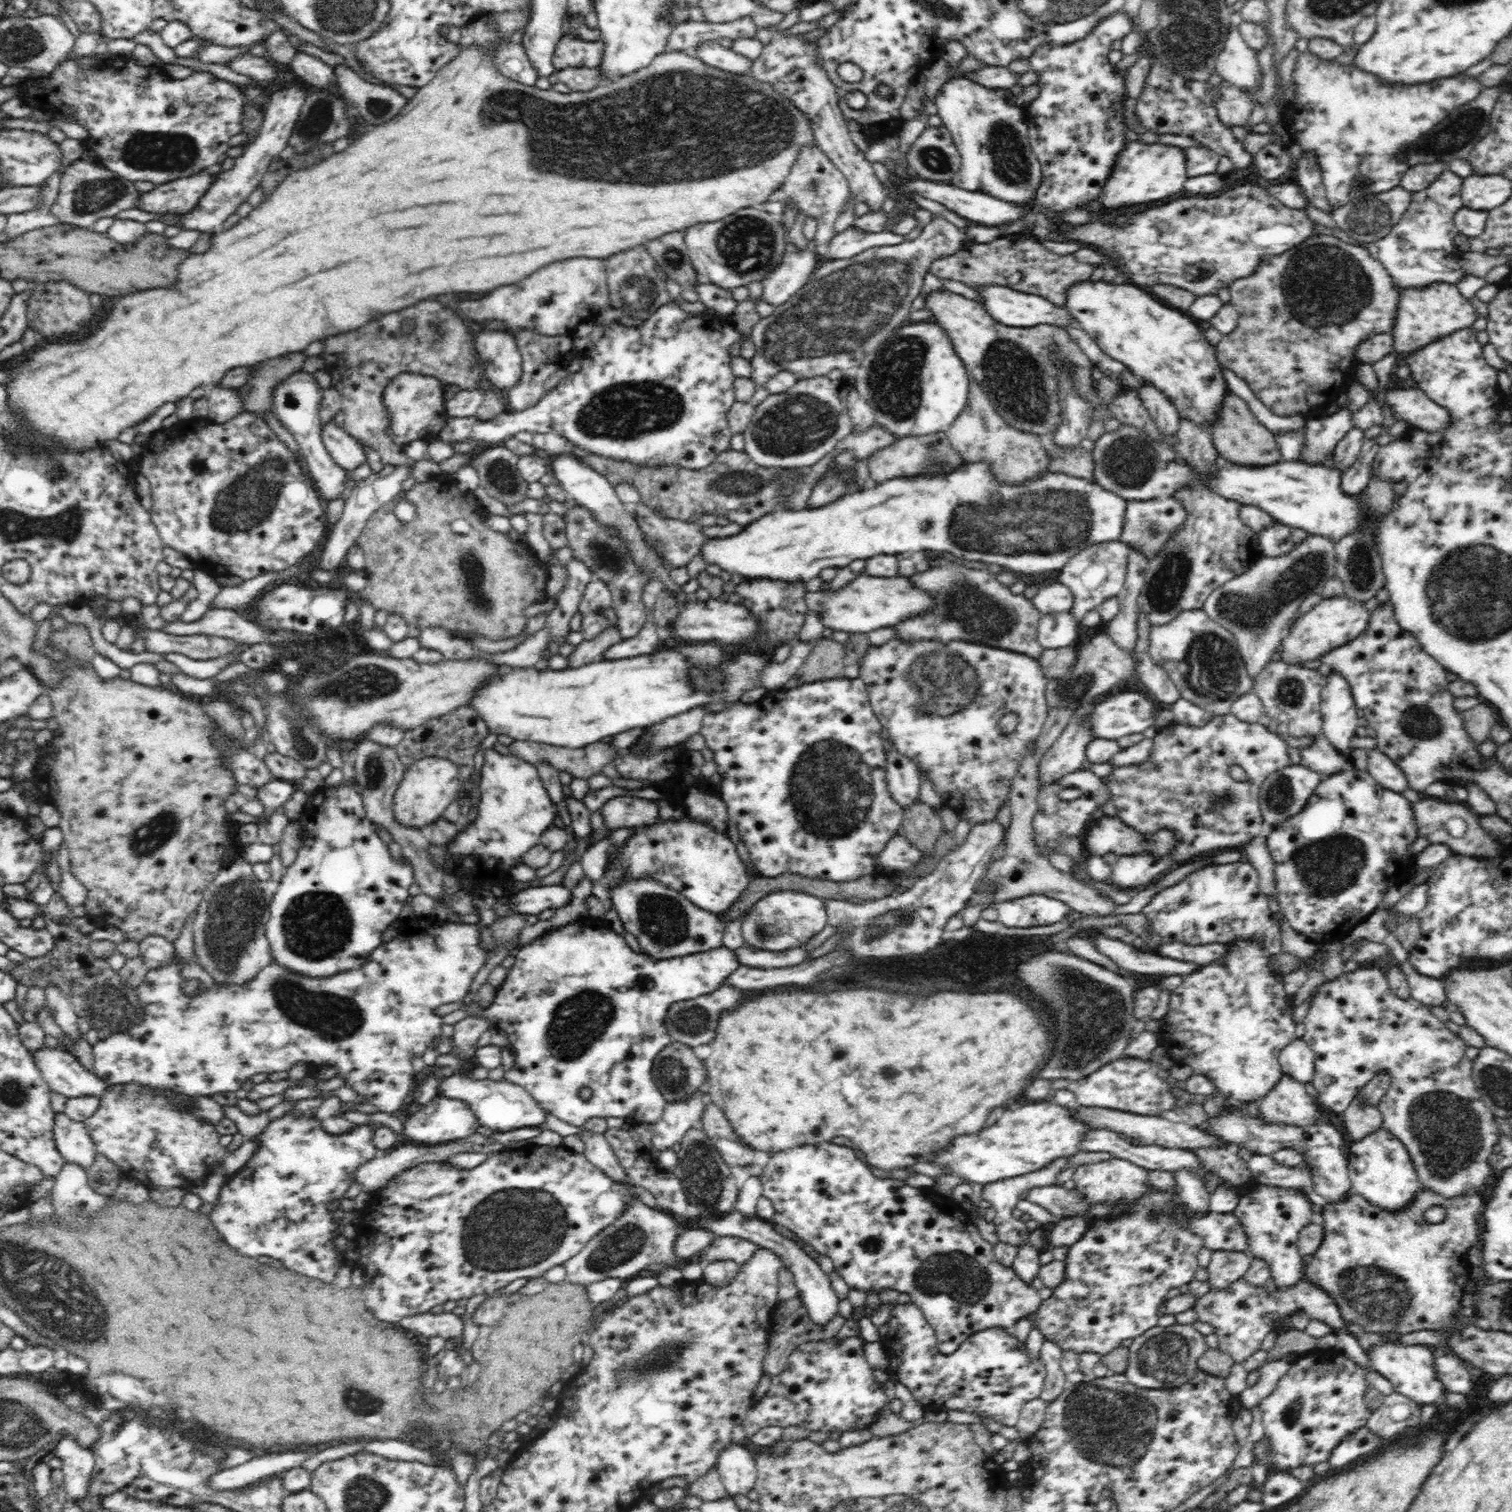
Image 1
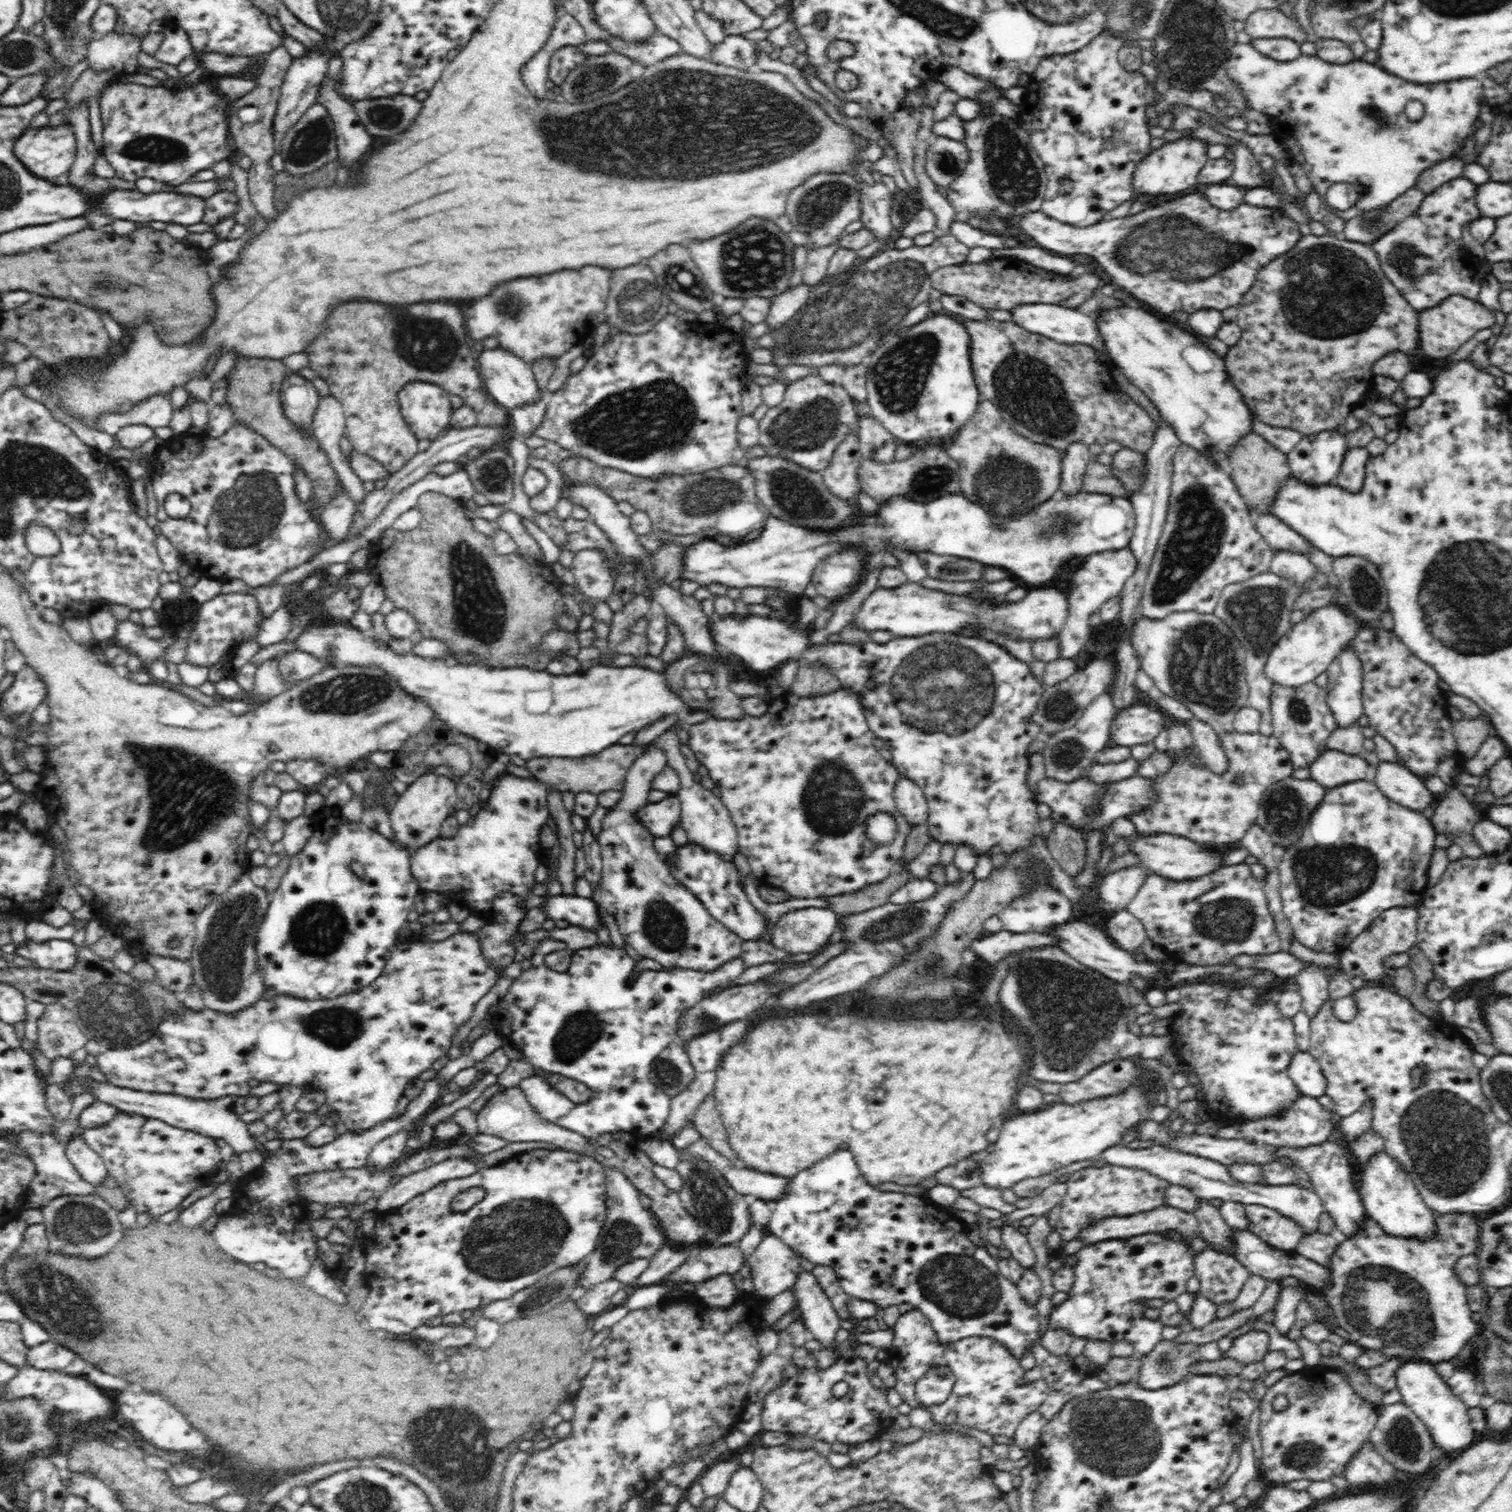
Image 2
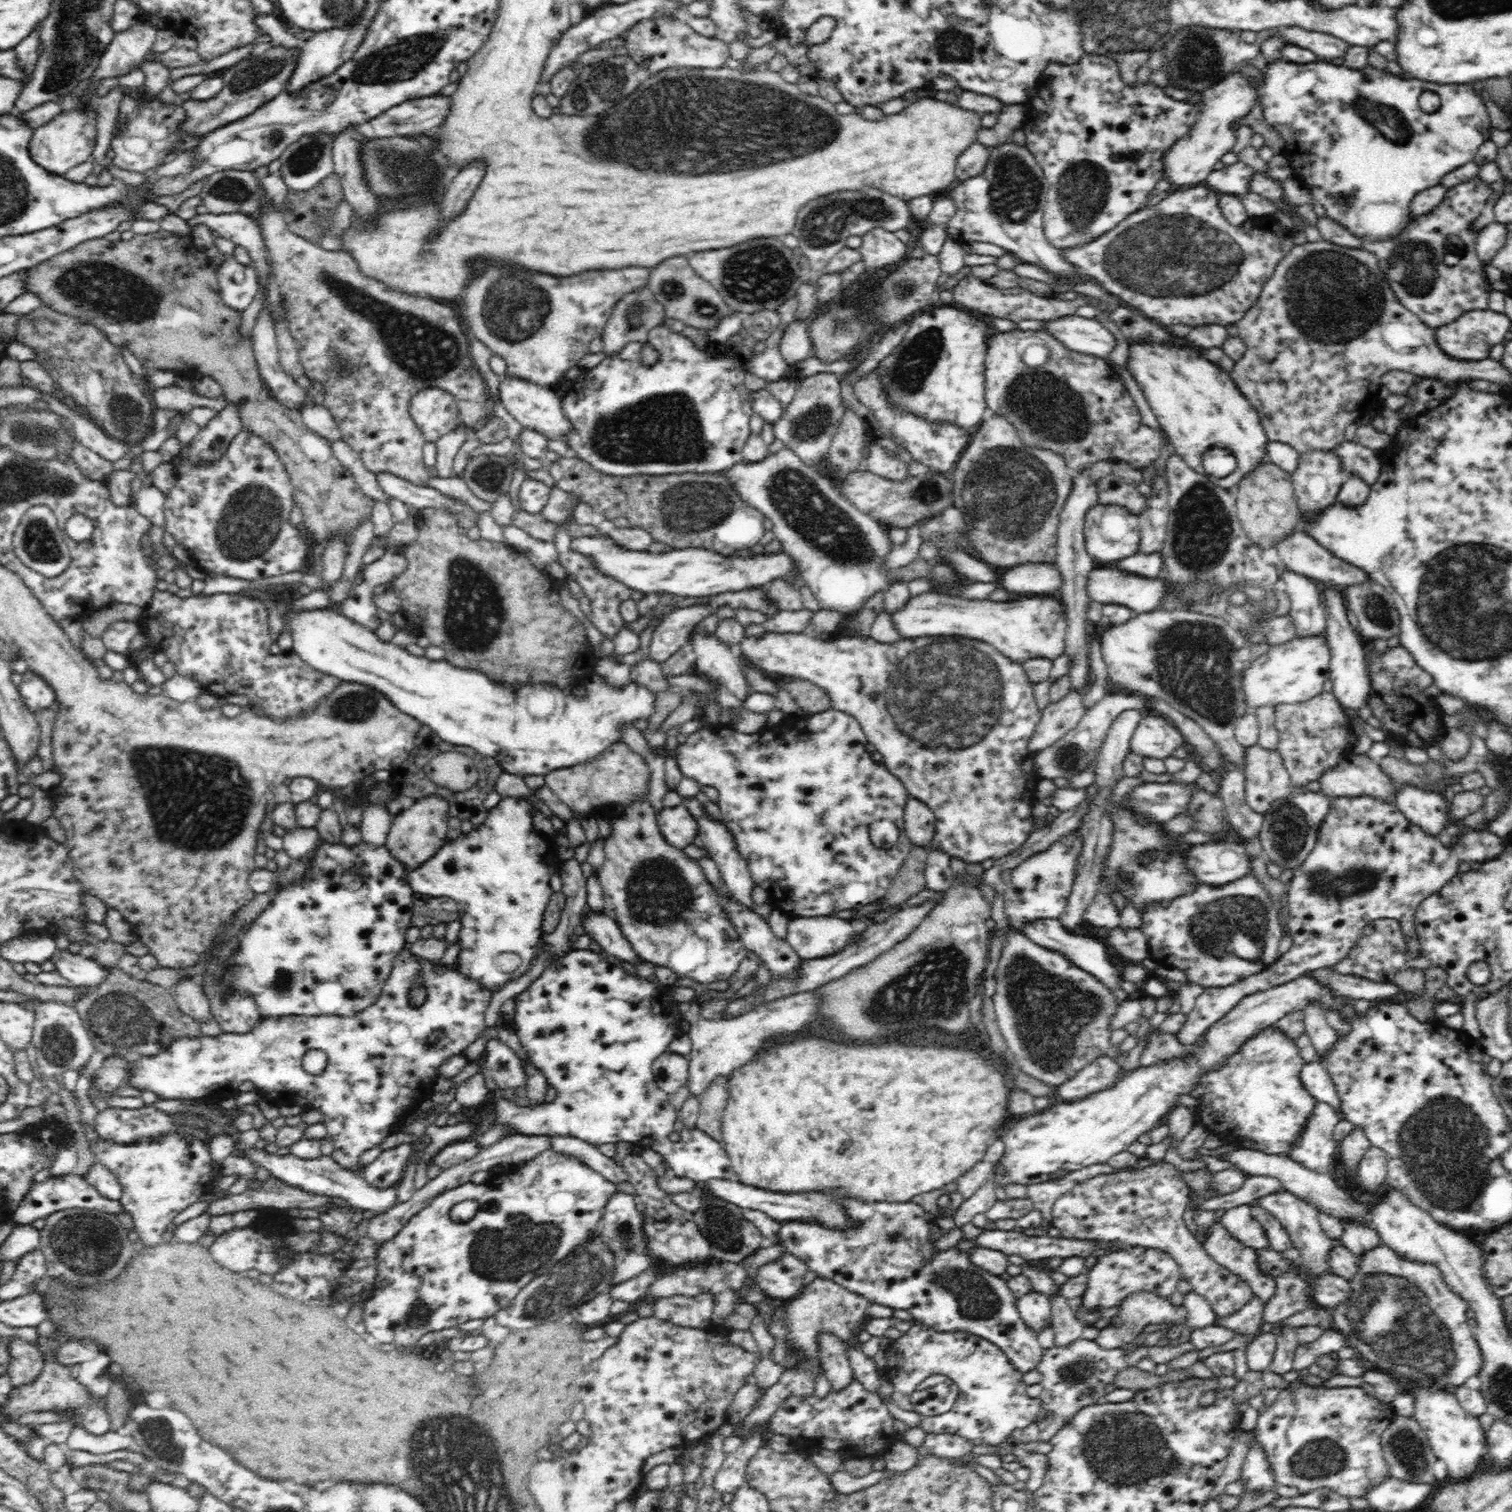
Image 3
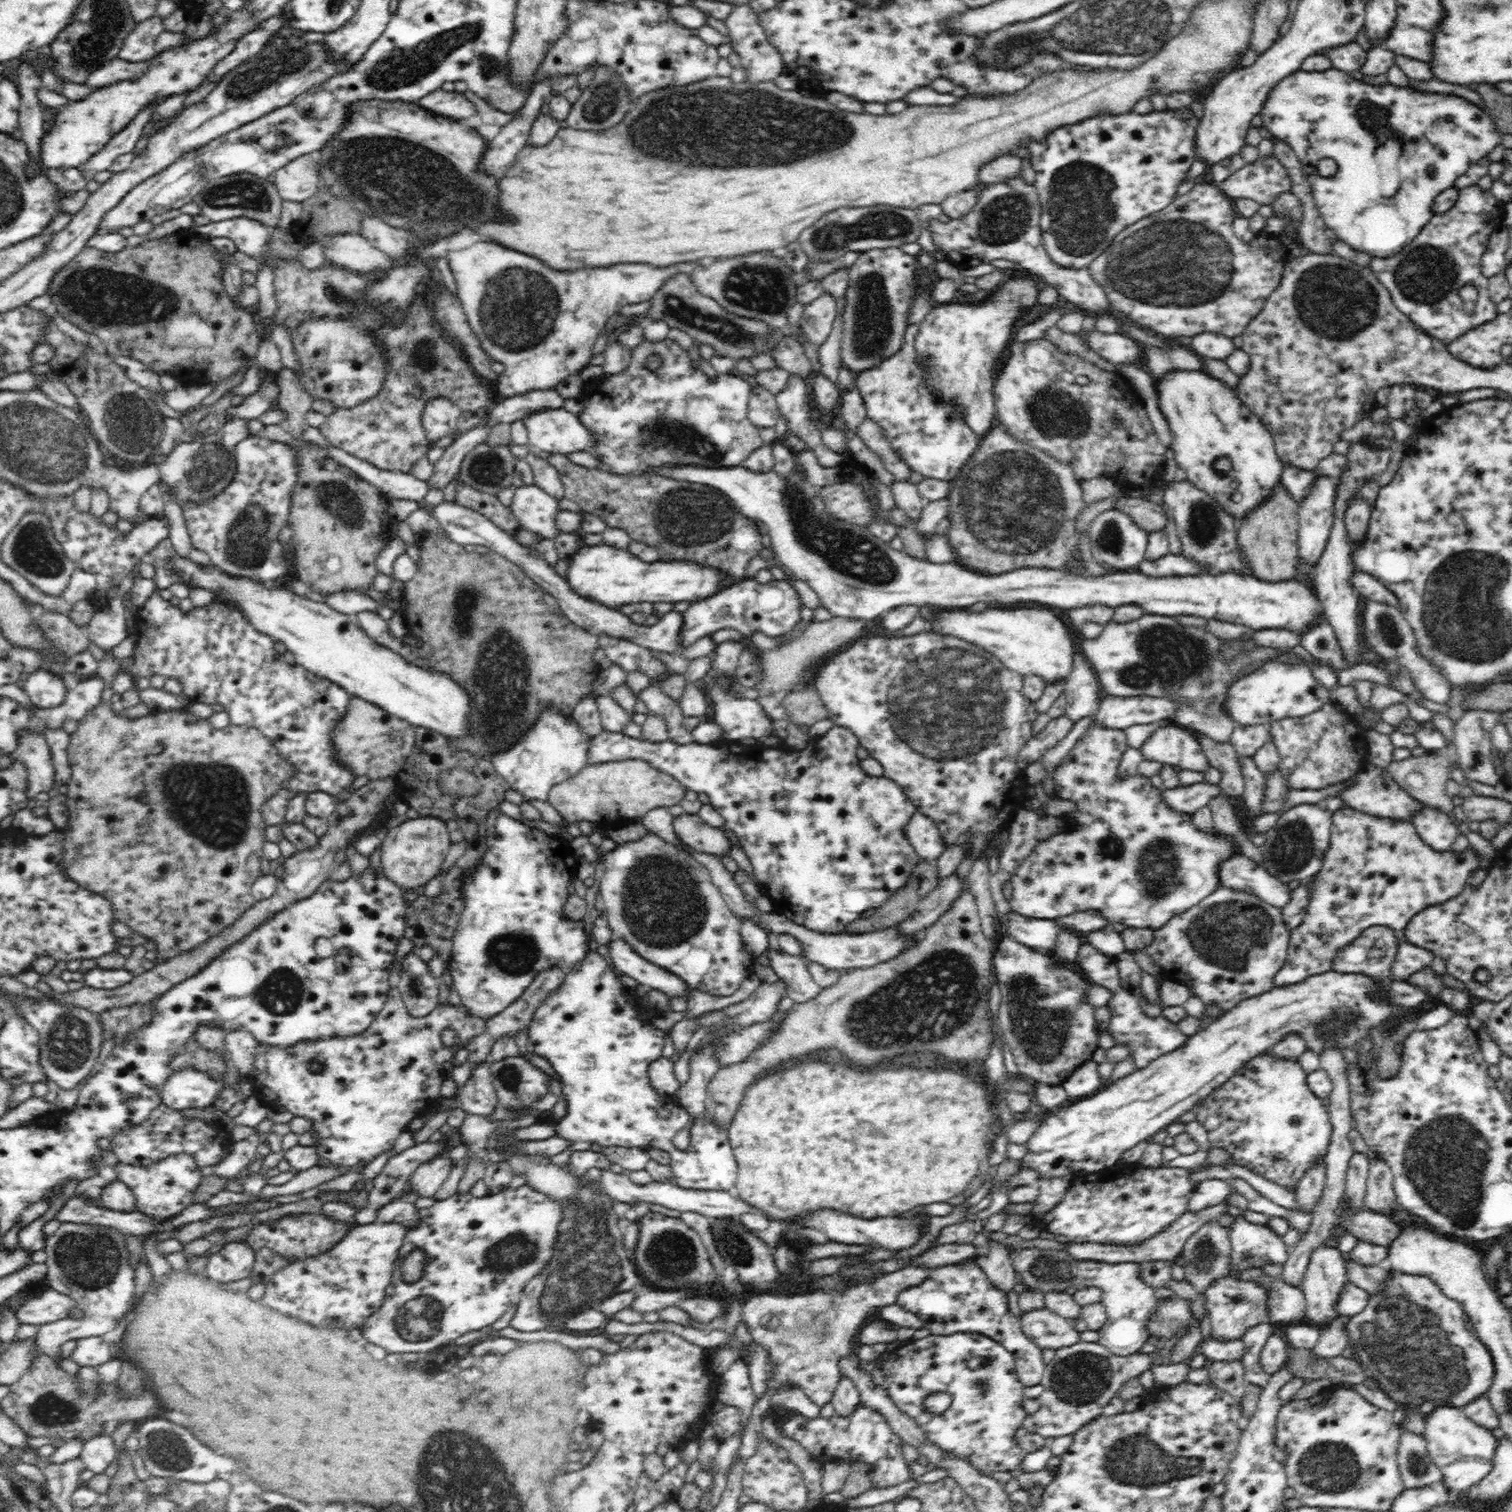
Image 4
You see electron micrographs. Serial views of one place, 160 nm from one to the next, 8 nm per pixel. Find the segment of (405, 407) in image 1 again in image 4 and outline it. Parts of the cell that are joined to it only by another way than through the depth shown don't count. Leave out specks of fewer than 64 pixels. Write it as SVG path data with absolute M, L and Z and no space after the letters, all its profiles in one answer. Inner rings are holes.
M446 397L433 398L426 404L422 414L422 425L430 444L455 432L461 410Z

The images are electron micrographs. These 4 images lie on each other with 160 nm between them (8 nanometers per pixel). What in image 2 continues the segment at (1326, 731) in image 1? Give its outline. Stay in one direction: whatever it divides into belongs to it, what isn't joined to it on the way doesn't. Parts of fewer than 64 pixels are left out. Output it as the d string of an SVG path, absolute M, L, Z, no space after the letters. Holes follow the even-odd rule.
M1350 646L1327 668L1326 702L1338 727L1346 728L1364 719L1362 706L1362 661Z

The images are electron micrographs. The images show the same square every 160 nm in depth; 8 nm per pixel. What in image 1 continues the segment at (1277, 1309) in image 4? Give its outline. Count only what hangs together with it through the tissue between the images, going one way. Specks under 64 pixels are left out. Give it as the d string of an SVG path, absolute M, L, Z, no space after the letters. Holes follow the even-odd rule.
M1187 1170L1174 1172L1172 1175L1174 1175L1174 1188L1181 1204L1185 1204L1199 1216L1210 1214L1210 1192L1204 1187L1204 1179L1200 1178L1197 1172Z

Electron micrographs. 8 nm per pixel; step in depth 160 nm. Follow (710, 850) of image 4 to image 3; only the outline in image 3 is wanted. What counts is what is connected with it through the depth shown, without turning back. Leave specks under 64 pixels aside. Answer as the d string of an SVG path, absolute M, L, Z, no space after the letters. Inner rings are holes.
M680 804L666 807L656 816L662 837L671 847L683 849L693 844L698 832L698 823L686 806Z

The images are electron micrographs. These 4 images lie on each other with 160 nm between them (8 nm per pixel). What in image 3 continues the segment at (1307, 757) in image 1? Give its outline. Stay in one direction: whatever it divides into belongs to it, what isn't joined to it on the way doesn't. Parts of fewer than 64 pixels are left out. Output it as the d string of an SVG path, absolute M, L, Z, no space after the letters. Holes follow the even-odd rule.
M1367 754L1348 755L1336 768L1322 772L1318 781L1321 791L1330 798L1371 796L1395 804L1395 784Z

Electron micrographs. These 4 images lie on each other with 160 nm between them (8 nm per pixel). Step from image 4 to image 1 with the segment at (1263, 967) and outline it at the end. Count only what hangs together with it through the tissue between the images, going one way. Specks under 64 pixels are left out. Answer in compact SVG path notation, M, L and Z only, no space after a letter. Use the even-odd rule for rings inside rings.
M1249 862L1210 864L1158 892L1141 913L1164 943L1226 946L1236 938L1252 939L1260 941L1270 956L1280 954L1282 934L1270 911L1268 898L1262 895L1259 878L1258 871Z

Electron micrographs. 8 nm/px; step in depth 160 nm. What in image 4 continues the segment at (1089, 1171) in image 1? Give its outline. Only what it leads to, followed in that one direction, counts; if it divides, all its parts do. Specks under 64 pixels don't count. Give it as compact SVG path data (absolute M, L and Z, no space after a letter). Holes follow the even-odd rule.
M1117 1164L1100 1173L1088 1173L1078 1182L1072 1182L1064 1198L1042 1216L1046 1223L1045 1230L1066 1236L1068 1243L1086 1242L1100 1244L1133 1245L1160 1234L1174 1220L1188 1212L1188 1203L1194 1187L1189 1181L1190 1171L1187 1168L1160 1166L1158 1168L1139 1168L1132 1172L1125 1165ZM1222 1276L1214 1280L1206 1292L1202 1294L1205 1299L1205 1308L1209 1312L1211 1322L1211 1336L1215 1340L1241 1340L1242 1336L1256 1324L1271 1322L1266 1300L1268 1289L1254 1281L1236 1280L1230 1276Z

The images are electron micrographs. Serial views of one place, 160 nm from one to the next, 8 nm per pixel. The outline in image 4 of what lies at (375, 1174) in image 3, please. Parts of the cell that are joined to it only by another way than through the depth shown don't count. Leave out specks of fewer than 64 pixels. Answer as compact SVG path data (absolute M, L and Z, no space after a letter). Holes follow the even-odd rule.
M443 1141L436 1142L422 1142L416 1143L414 1146L407 1148L402 1153L396 1154L394 1157L390 1157L388 1163L382 1171L372 1180L373 1189L368 1195L368 1202L364 1208L357 1209L354 1214L355 1222L360 1224L372 1224L376 1220L376 1214L378 1210L388 1204L390 1200L398 1198L398 1196L404 1195L406 1192L411 1190L411 1176L418 1166L425 1164L426 1162L432 1161L434 1158L442 1157L446 1155L446 1150L450 1148L450 1144Z

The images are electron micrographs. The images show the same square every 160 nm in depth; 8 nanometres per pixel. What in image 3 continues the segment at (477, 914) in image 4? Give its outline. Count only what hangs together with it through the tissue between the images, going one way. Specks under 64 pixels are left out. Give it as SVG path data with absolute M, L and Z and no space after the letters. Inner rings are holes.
M502 797L502 800L489 810L490 814L480 826L473 828L467 835L462 833L457 839L448 840L430 860L426 860L408 874L414 893L447 897L456 903L462 923L458 934L460 954L457 966L464 976L477 980L482 988L487 988L492 993L498 992L510 980L516 980L522 974L526 974L535 963L537 952L545 948L543 915L553 895L550 888L550 877L553 873L544 862L546 850L542 848L542 840L538 838L538 833L533 827L534 810L534 805L526 798ZM508 952L517 954L522 961L511 974L504 973L506 964L500 964L498 960L500 955Z

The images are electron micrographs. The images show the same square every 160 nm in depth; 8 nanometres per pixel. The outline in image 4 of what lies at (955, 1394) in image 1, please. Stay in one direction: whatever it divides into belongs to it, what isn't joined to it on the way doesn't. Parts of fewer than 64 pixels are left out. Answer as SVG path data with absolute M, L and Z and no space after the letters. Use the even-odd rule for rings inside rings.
M957 1332L950 1336L929 1335L927 1337L910 1340L901 1344L896 1350L896 1358L892 1362L884 1362L882 1371L886 1390L892 1403L904 1414L916 1422L928 1441L937 1444L945 1452L953 1452L959 1459L972 1464L976 1470L984 1472L1010 1471L1014 1477L1022 1472L1020 1464L1024 1460L1025 1452L1016 1440L1016 1432L1023 1428L1028 1413L1022 1408L1025 1401L1024 1386L1016 1373L1013 1355L999 1342L986 1335L976 1332ZM937 1393L948 1393L952 1397L952 1404L942 1414L933 1414L924 1409L927 1397Z

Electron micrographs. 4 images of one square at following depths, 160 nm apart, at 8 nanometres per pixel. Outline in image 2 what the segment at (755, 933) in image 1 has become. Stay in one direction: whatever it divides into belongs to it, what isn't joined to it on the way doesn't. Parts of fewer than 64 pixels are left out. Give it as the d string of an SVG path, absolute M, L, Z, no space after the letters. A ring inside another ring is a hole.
M804 908L790 912L770 928L771 944L790 954L818 953L838 928L839 916L830 908Z

